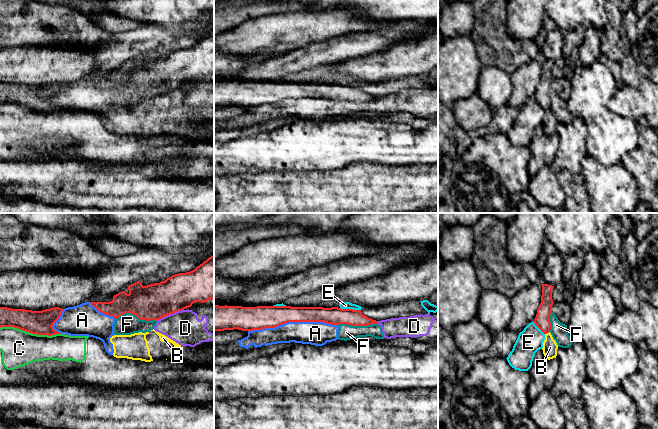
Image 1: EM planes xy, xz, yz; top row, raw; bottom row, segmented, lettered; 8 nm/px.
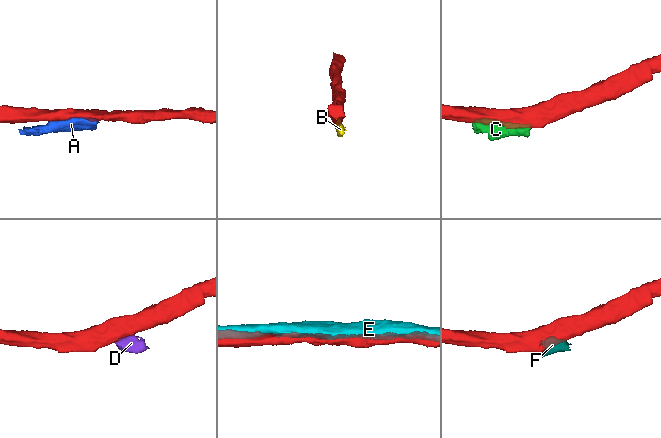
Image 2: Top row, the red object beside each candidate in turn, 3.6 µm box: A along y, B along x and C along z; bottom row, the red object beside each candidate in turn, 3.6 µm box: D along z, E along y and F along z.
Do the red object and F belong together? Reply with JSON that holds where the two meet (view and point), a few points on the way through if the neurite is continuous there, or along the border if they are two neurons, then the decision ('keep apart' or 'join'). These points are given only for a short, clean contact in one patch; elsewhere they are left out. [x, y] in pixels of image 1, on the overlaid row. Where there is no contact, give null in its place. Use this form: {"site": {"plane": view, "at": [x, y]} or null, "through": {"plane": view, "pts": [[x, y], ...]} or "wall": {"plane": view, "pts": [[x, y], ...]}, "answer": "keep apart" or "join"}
{"site": {"plane": "xy", "at": [136, 315]}, "wall": {"plane": "xy", "pts": [[115, 318], [126, 313], [133, 313], [140, 319], [156, 321]]}, "answer": "keep apart"}

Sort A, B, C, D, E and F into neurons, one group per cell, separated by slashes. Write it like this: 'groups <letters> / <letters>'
groups A B D F / C / E

